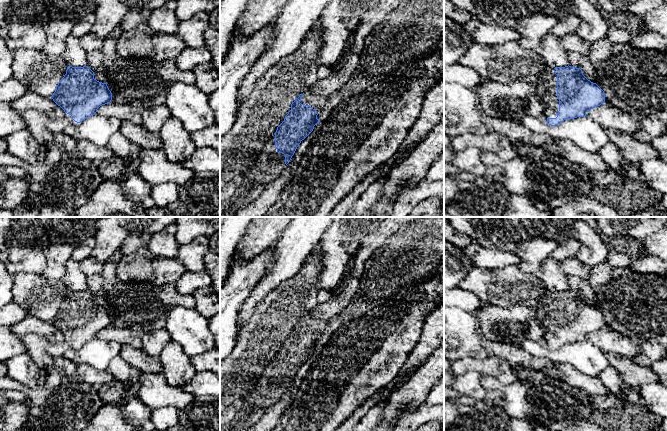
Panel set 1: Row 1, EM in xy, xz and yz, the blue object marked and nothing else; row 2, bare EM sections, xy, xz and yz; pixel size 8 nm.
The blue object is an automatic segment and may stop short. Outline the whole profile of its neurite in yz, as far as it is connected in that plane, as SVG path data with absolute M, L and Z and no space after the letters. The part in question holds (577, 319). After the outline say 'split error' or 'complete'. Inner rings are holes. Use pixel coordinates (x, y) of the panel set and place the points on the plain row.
M550 291L534 308L545 329L547 348L555 350L566 343L586 340L586 336L605 327L604 315L588 304L580 292Z; split error

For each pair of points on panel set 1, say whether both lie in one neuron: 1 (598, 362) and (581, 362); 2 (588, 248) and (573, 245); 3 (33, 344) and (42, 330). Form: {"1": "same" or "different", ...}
{"1": "same", "2": "different", "3": "different"}

